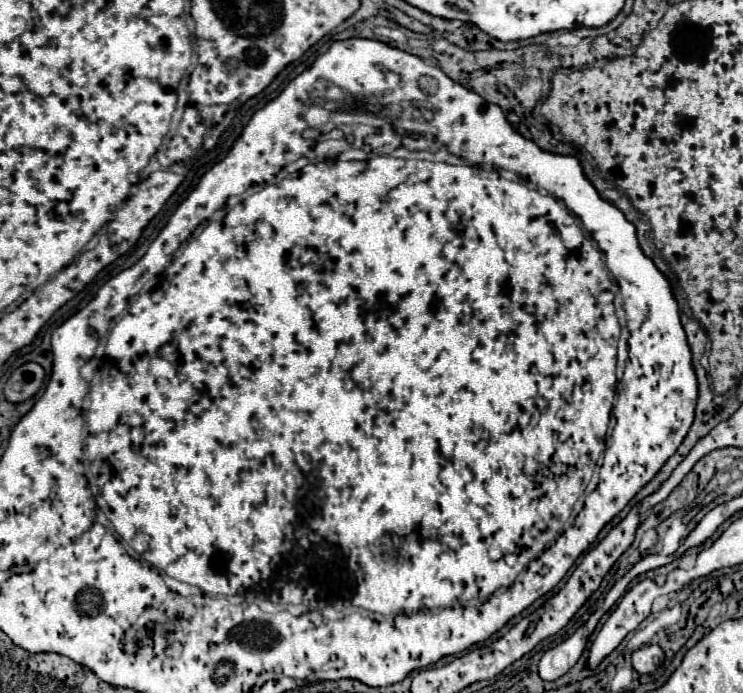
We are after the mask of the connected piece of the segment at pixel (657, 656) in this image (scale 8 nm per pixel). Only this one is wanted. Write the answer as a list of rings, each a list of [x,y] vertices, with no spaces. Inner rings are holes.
[[[649,644],[649,646],[643,646],[639,650],[635,650],[631,654],[631,660],[633,660],[633,668],[639,672],[639,674],[651,674],[659,668],[659,664],[663,662],[665,654],[659,646],[655,644]]]

